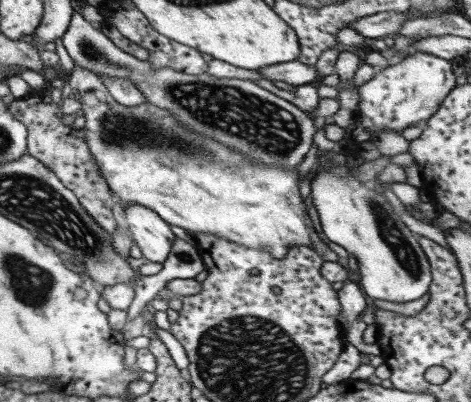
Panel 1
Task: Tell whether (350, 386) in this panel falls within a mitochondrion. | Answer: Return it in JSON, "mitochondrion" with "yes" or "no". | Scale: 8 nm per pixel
{"mitochondrion":"no"}

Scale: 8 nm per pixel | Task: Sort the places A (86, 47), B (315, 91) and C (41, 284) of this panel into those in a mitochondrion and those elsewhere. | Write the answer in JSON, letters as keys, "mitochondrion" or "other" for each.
{"A":"mitochondrion","B":"other","C":"mitochondrion"}

